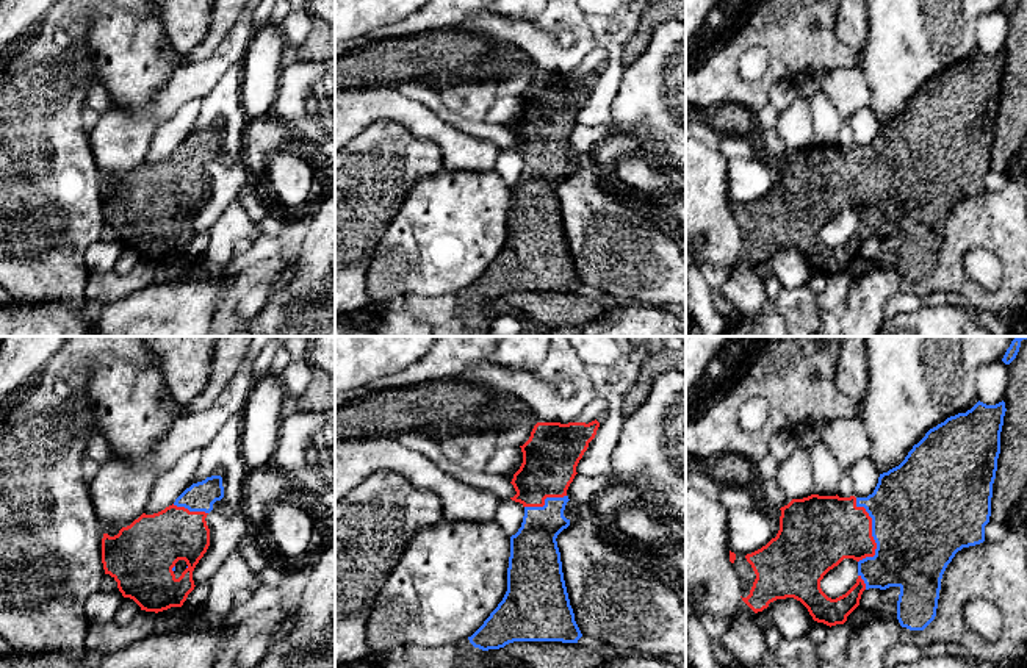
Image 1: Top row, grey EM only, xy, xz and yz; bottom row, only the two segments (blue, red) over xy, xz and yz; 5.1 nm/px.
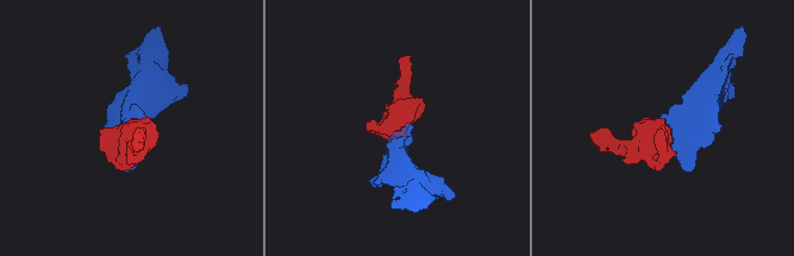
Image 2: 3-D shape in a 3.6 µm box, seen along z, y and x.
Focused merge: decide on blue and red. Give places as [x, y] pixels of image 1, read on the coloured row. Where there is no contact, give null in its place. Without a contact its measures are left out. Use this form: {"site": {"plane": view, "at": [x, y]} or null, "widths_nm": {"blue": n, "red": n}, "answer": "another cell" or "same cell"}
{"site": {"plane": "yz", "at": [872, 532]}, "widths_nm": {"blue": 500, "red": 360}, "answer": "same cell"}

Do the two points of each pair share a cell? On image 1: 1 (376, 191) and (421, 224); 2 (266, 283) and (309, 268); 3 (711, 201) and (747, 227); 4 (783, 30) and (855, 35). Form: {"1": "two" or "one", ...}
{"1": "two", "2": "two", "3": "two", "4": "two"}

